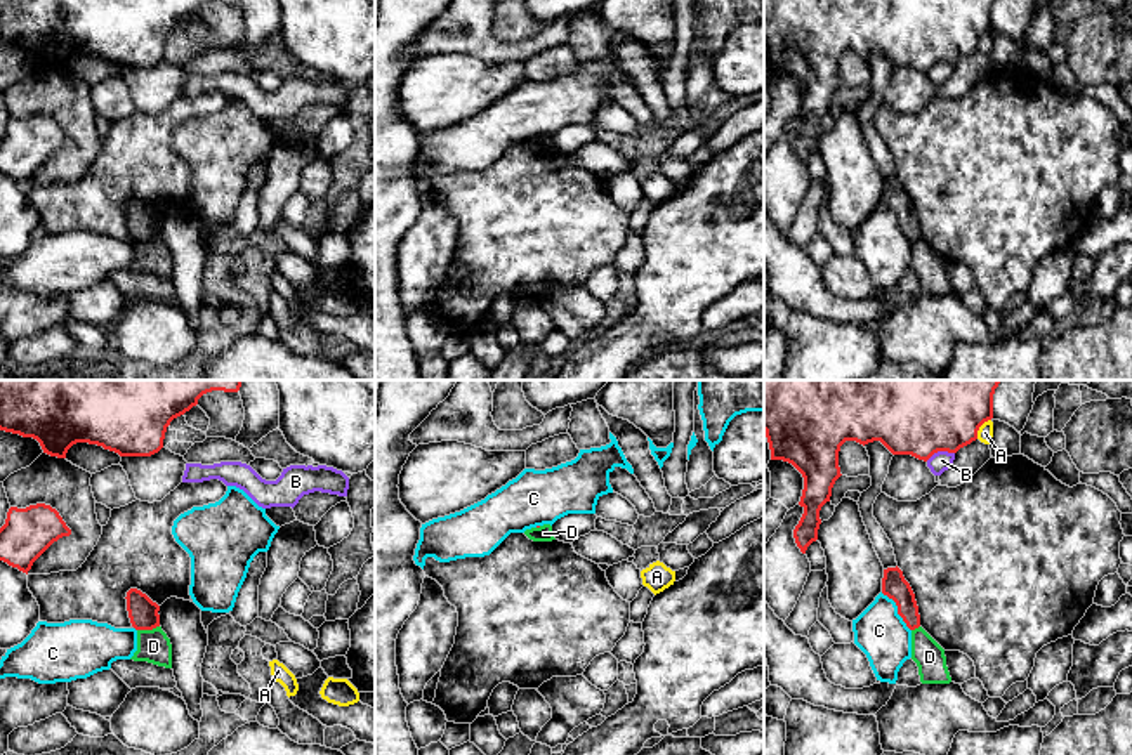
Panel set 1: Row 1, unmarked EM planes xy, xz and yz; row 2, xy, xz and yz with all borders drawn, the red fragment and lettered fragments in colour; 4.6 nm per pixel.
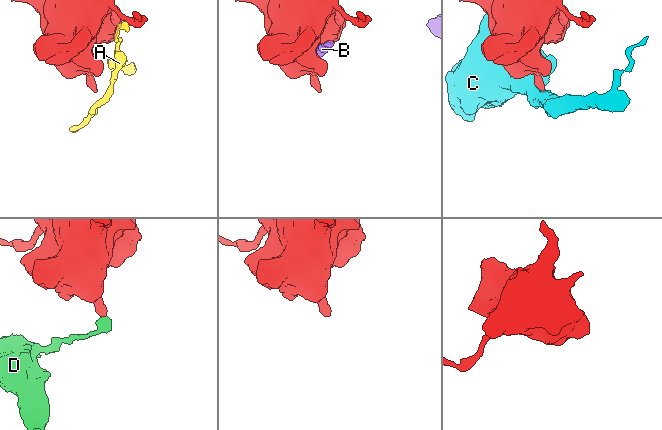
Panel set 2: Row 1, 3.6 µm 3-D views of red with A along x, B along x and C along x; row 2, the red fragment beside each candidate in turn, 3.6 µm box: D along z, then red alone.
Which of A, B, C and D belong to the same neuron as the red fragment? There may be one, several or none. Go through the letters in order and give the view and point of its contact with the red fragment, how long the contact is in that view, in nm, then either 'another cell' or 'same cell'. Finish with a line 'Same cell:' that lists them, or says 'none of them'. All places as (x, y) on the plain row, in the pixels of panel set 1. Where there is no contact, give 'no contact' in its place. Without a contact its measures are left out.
A: meets red in yz at (980, 37); contact 120 nm long; another cell
B: meets red in yz at (940, 61); contact 140 nm long; another cell
C: meets red in yz at (898, 221); contact 240 nm long; another cell
D: meets red in xy at (148, 240); contact 110 nm long; another cell
Same cell: none of them

